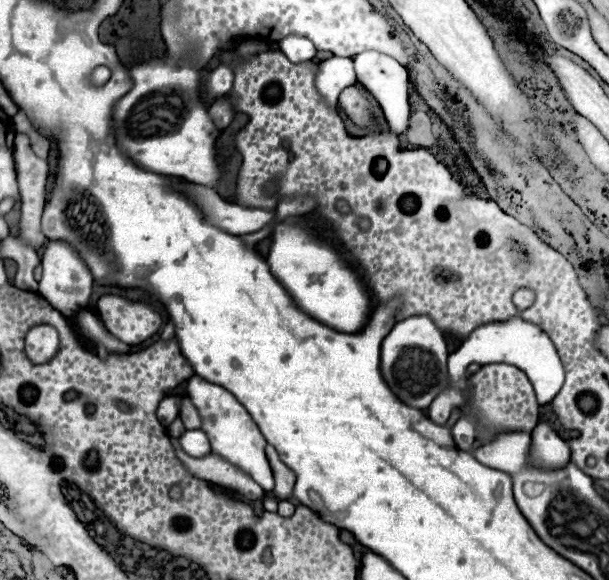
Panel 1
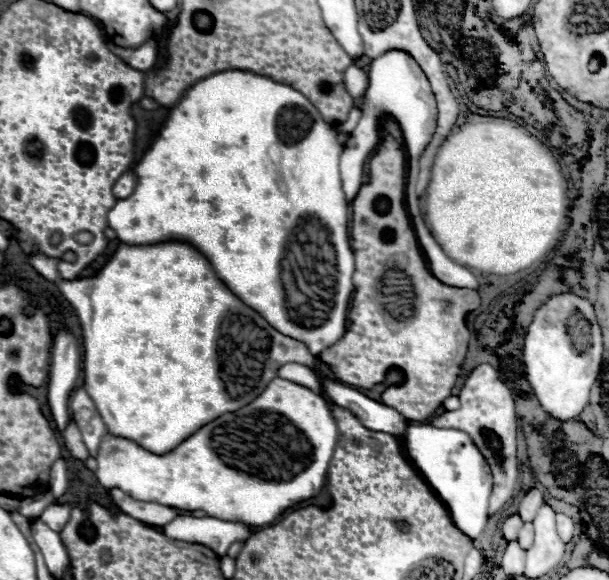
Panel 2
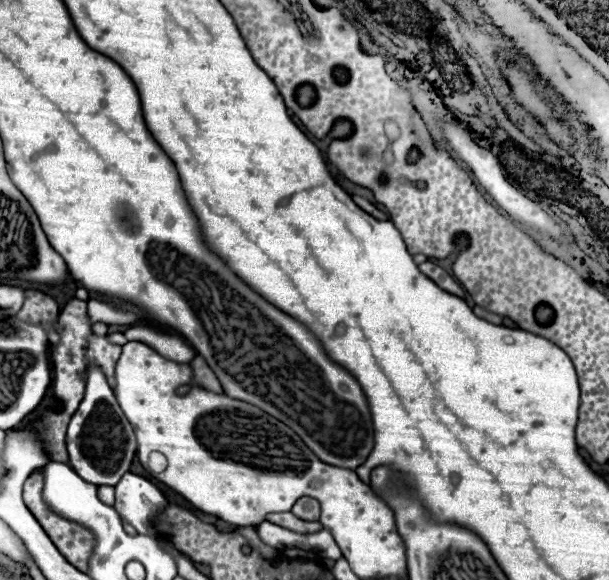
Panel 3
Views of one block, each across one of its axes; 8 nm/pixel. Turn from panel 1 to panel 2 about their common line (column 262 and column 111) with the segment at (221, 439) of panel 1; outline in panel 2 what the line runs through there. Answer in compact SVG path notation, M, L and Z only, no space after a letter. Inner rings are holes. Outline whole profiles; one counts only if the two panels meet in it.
M274 378L252 404L212 420L166 456L150 454L134 442L104 434L100 456L96 456L96 478L104 488L120 488L136 500L152 500L156 504L168 504L180 510L204 510L218 520L262 526L272 522L286 508L296 506L322 490L336 440L338 428L328 400L316 396L300 384Z

